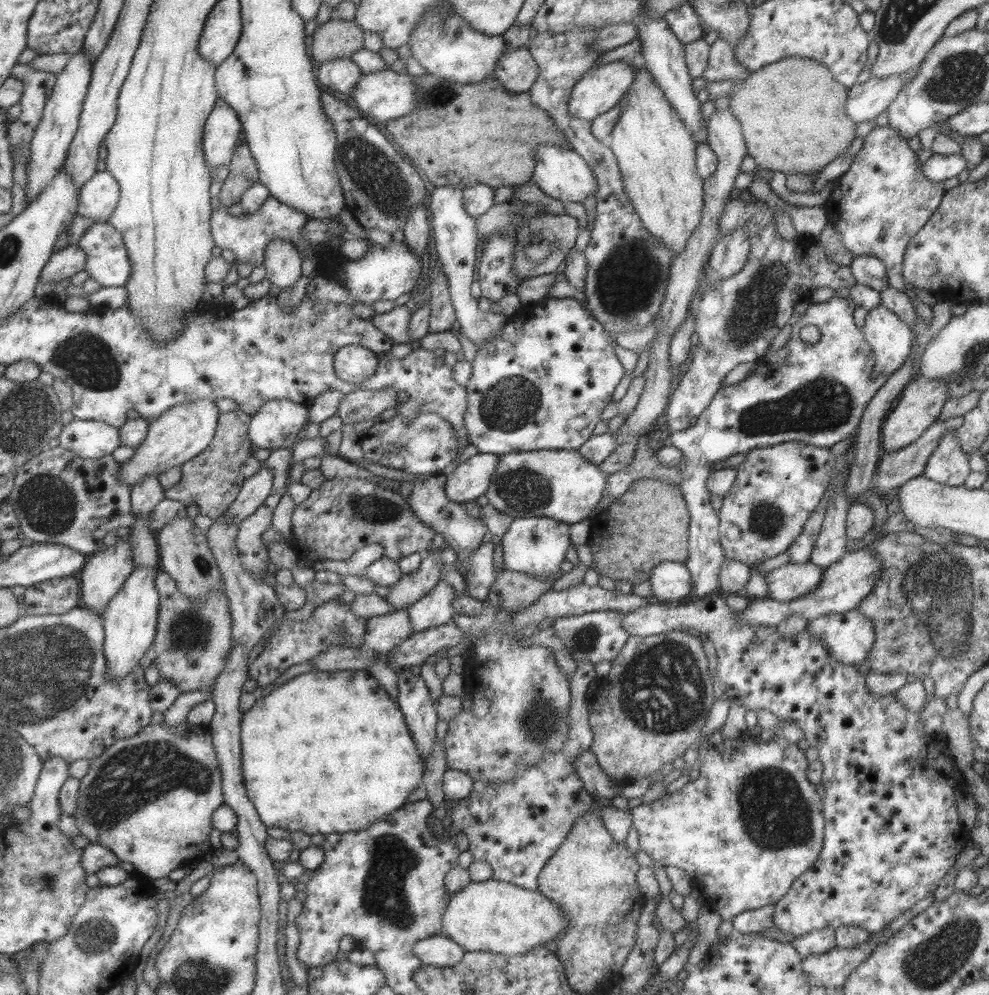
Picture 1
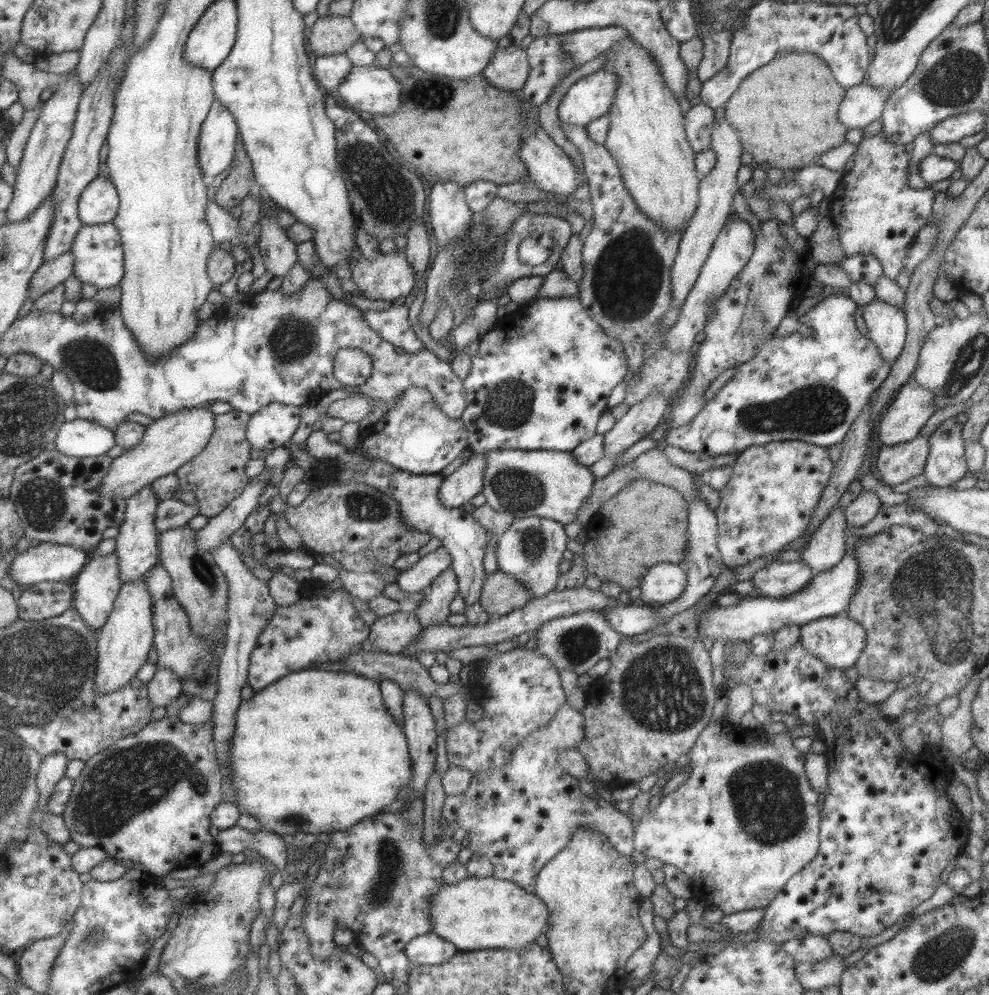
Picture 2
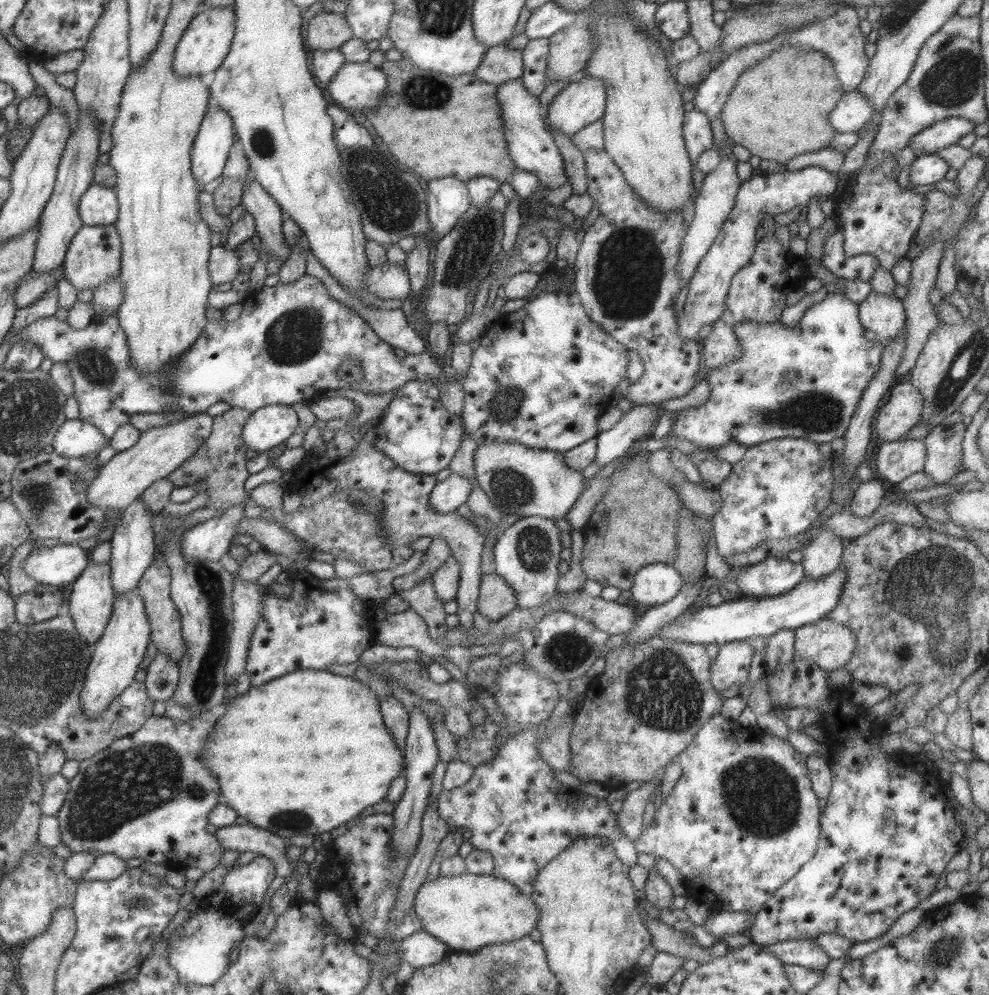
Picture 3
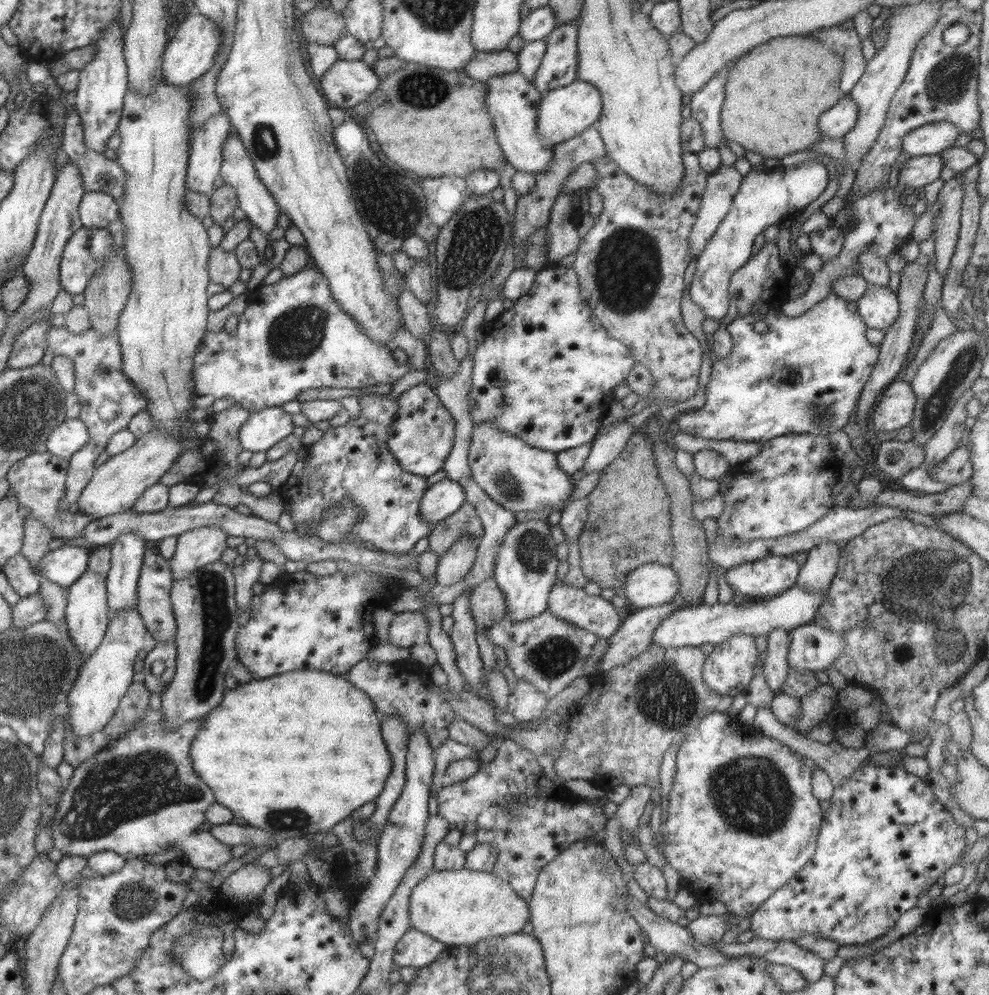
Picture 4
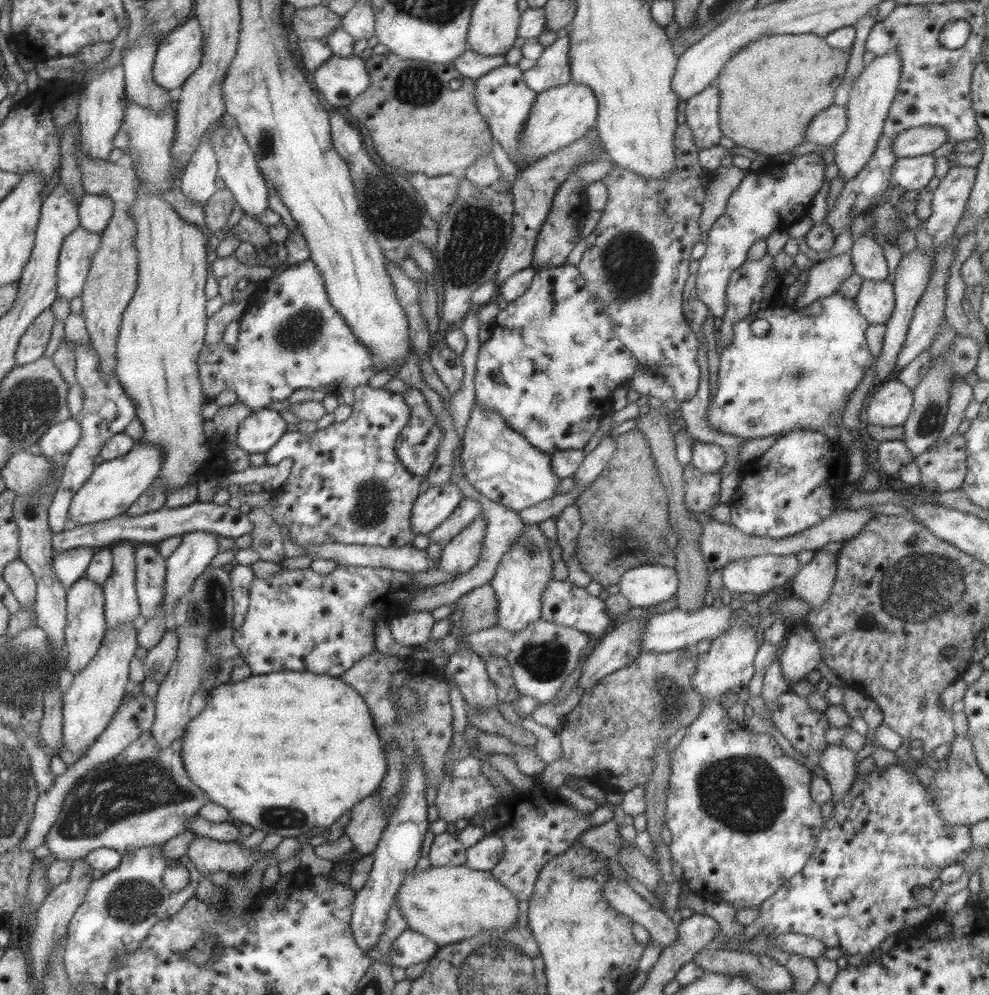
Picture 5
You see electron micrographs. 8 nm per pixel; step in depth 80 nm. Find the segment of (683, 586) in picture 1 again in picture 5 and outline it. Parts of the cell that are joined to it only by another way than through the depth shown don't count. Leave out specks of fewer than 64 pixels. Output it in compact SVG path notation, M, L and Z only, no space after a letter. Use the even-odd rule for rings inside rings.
M643 564L623 571L616 585L632 607L660 606L676 594L678 577L673 567Z

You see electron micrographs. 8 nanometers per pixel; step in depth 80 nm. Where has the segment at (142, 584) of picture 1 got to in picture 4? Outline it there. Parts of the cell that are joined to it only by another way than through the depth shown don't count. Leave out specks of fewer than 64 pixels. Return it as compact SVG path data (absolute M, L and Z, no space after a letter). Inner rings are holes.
M137 604L129 609L117 611L112 616L100 645L79 668L79 674L71 690L66 694L68 706L66 720L68 720L70 731L75 736L79 738L91 736L99 732L111 720L127 687L131 685L135 656L143 648L145 632L145 625L137 613Z

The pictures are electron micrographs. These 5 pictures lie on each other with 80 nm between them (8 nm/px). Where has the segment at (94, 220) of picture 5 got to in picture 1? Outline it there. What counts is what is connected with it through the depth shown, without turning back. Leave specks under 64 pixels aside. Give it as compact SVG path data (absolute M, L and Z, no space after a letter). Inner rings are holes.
M97 171L79 189L79 204L76 214L83 218L107 222L119 201L119 185L105 171Z

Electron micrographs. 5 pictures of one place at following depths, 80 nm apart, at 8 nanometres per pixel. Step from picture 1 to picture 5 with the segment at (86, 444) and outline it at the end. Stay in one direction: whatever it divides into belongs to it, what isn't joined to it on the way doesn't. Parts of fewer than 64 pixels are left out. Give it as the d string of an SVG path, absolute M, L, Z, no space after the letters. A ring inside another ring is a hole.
M69 417L52 424L36 442L38 452L44 457L69 452L80 439L79 423Z

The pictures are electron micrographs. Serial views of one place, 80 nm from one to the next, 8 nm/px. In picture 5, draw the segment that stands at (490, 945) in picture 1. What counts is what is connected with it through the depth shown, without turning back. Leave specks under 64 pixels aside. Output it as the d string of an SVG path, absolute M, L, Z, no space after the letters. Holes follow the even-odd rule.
M467 865L436 867L420 871L411 871L399 885L396 894L396 905L401 916L407 923L407 929L425 935L437 946L455 944L463 939L477 934L479 931L491 931L493 929L506 929L516 924L518 900L499 881L494 878L490 871L473 870Z

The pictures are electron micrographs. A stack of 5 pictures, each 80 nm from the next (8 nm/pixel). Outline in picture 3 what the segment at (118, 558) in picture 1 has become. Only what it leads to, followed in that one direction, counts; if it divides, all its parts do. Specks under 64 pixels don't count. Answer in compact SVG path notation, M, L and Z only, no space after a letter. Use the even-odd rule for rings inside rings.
M89 564L79 577L67 588L66 610L74 624L77 635L92 646L102 636L105 625L111 617L115 593L111 588L111 566L109 564Z

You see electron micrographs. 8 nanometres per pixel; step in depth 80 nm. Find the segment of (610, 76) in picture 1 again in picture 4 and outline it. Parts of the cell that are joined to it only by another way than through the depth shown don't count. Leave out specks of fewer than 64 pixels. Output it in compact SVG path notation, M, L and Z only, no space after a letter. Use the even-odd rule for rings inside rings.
M574 81L569 85L549 90L543 98L541 97L538 107L535 120L537 135L553 146L577 136L589 126L596 125L602 108L599 91L593 85L582 81Z

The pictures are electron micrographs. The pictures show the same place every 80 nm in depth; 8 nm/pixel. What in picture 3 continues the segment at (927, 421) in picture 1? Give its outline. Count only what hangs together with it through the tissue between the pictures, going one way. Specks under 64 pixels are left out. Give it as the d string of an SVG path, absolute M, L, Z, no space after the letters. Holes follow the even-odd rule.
M907 380L894 384L885 395L885 401L875 414L875 434L883 441L903 439L907 430L914 427L920 420L922 396L921 393Z

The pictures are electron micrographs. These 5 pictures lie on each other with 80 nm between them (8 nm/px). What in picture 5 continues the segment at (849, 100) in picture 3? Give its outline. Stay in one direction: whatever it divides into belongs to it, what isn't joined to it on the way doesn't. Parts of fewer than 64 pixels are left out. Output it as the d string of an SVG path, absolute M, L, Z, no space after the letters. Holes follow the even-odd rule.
M829 105L819 112L805 128L804 142L831 147L847 128L844 106Z

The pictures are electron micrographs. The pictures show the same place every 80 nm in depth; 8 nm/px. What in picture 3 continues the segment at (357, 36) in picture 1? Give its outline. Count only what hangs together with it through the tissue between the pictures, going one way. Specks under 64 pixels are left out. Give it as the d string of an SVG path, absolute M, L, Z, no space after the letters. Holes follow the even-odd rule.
M319 10L308 19L308 45L311 50L339 50L352 36L343 13Z

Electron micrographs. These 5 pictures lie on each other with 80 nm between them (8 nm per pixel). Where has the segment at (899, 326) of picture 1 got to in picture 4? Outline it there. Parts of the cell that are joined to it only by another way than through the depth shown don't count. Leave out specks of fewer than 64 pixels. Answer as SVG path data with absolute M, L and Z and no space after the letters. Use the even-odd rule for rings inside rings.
M868 284L855 303L866 328L885 332L898 317L898 300L888 286Z

